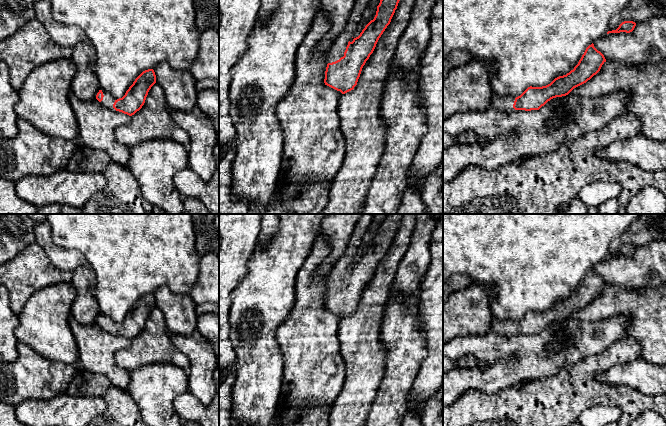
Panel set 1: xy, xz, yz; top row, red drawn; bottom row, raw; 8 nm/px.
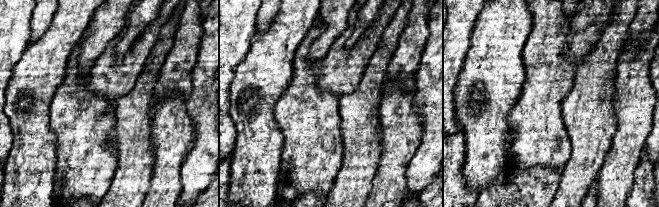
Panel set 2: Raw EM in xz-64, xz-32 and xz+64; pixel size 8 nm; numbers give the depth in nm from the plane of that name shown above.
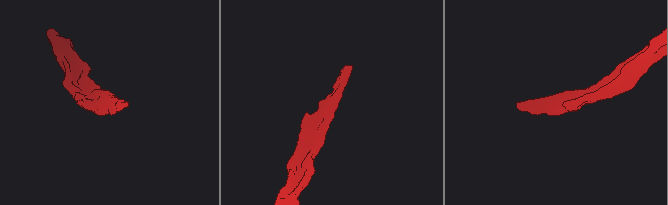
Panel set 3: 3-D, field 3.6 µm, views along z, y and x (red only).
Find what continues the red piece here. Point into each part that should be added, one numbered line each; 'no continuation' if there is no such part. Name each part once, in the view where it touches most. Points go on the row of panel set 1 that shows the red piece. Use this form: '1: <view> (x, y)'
1: xz (337, 50)

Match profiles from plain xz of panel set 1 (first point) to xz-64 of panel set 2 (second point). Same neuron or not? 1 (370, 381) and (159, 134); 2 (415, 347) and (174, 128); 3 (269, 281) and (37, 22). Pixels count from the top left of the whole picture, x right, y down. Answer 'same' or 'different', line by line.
1: different
2: same
3: different

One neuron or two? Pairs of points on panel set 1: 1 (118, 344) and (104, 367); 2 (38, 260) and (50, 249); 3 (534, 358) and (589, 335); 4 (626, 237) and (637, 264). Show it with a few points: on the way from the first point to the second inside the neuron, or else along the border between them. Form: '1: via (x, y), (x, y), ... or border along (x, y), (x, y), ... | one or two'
1: via (112, 350), (104, 358), (104, 361) | one
2: border along (36, 242), (43, 249), (49, 260), (62, 270) | two
3: via (548, 358), (561, 358), (569, 355), (576, 349) | one
4: border along (655, 240), (636, 247) | two

